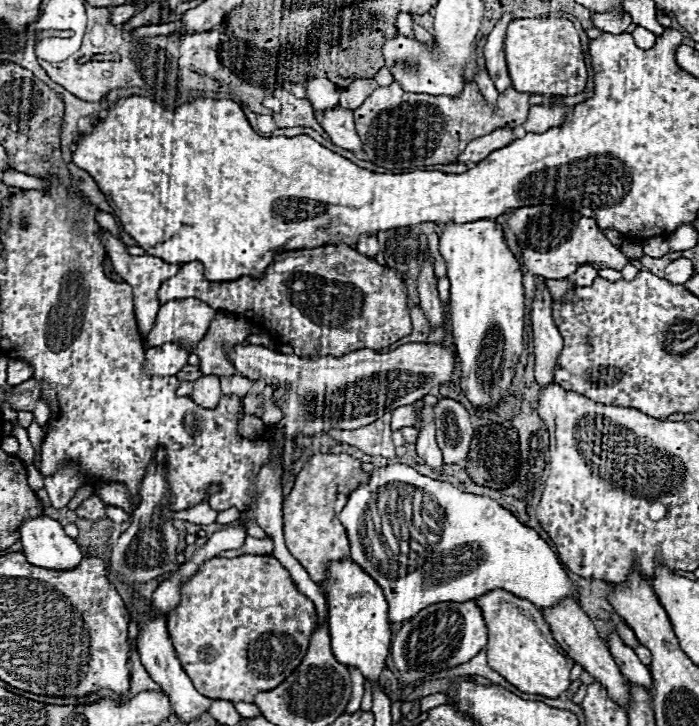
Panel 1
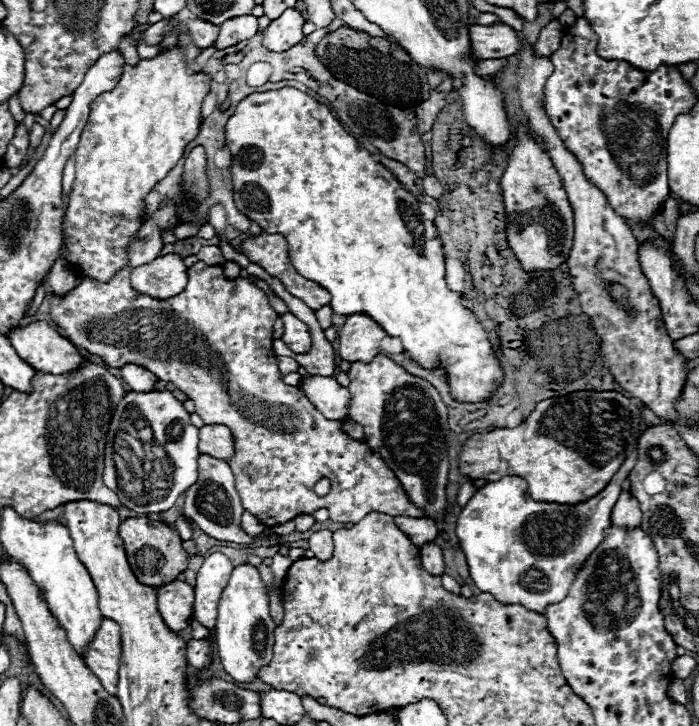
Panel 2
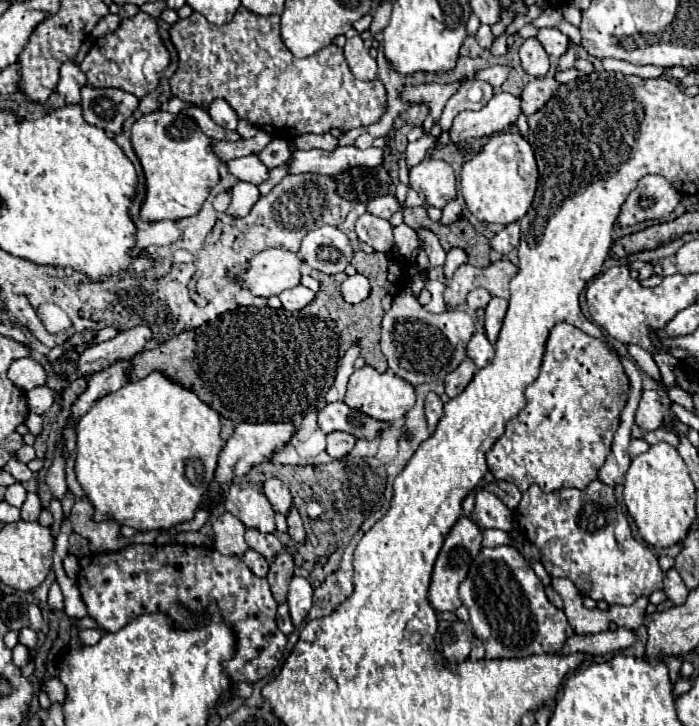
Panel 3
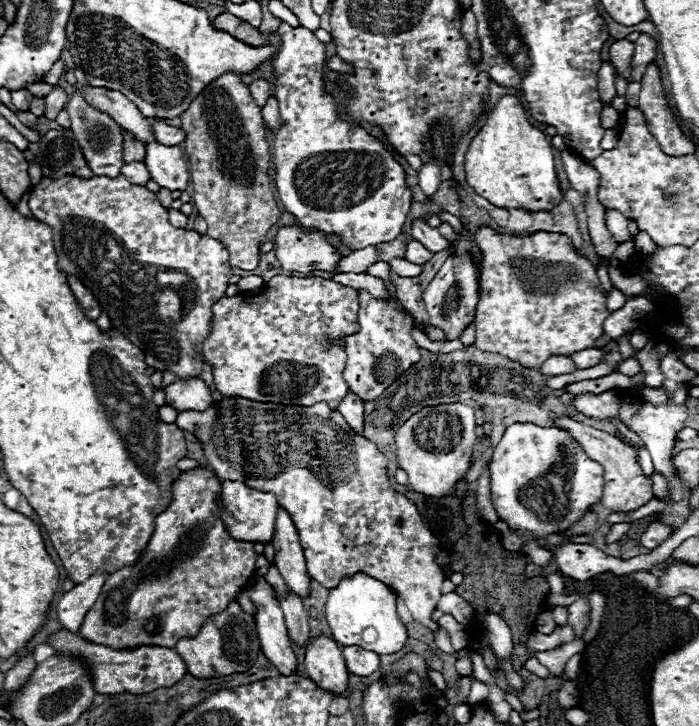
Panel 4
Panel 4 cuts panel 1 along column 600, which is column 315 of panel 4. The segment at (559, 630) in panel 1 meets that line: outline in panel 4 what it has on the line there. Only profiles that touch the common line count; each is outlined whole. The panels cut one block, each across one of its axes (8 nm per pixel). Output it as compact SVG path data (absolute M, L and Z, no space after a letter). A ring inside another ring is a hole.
M326 636L310 640L306 646L304 672L308 678L318 684L318 688L342 694L348 690L348 668L342 656L342 648Z

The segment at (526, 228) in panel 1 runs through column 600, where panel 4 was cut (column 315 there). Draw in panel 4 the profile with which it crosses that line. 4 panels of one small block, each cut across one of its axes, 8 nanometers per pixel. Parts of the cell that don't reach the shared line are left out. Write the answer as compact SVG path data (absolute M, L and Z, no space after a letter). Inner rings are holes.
M296 224L290 228L280 228L276 236L276 258L282 268L290 272L312 272L312 270L332 270L342 254L326 242L322 232L304 234Z

